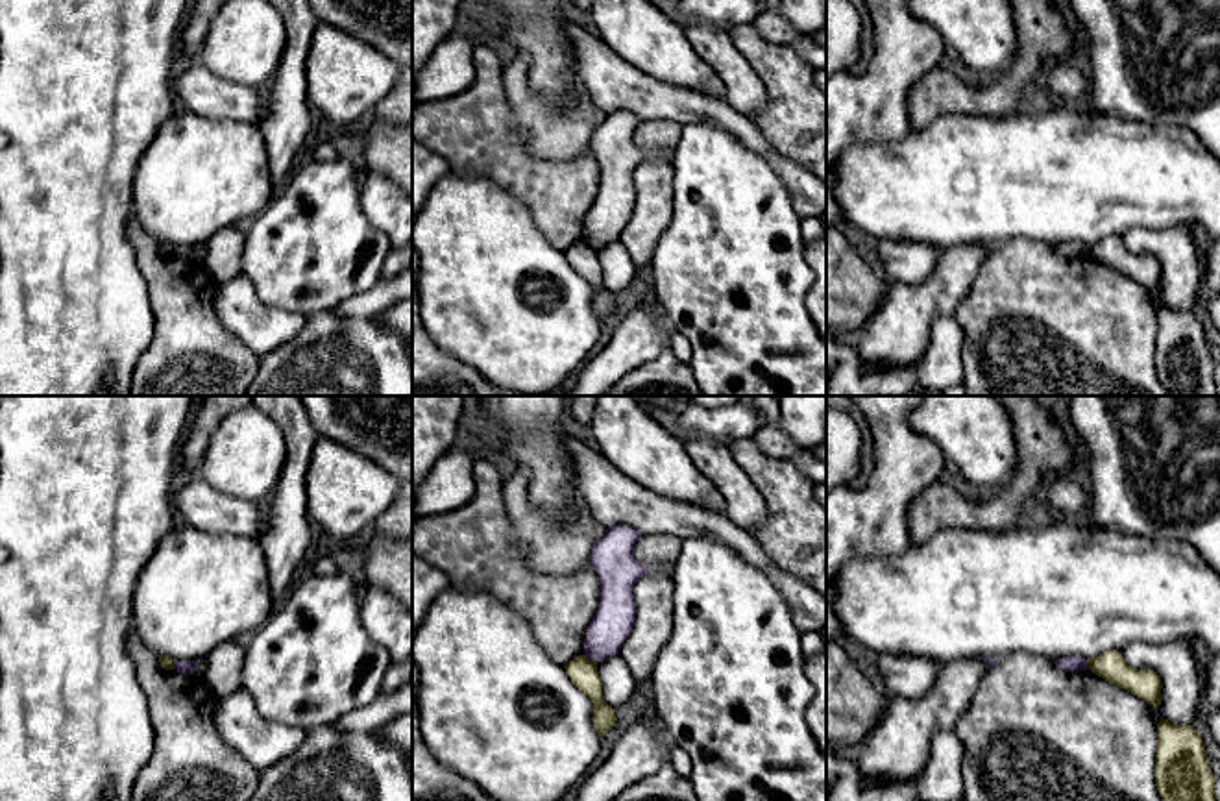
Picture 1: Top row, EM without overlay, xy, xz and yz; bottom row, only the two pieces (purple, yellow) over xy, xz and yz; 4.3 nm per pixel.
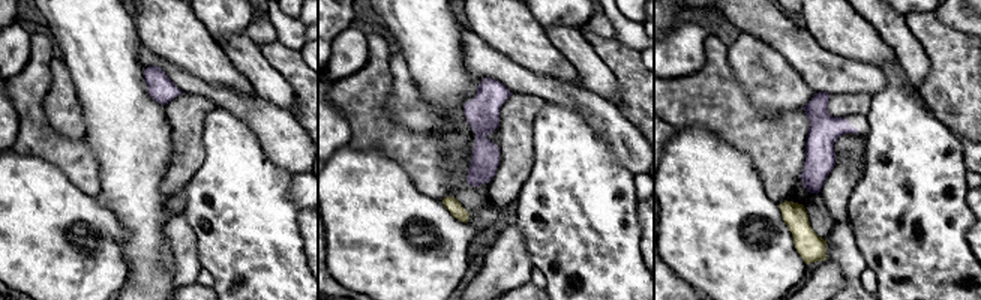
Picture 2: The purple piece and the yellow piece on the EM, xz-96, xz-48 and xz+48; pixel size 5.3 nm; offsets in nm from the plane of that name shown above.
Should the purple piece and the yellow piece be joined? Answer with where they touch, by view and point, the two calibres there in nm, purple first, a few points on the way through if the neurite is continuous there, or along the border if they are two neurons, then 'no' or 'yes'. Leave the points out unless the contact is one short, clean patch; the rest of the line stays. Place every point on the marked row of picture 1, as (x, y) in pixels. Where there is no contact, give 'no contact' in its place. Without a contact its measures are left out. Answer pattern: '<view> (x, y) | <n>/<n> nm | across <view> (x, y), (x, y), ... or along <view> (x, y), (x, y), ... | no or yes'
xz (592, 659) | 180/130 nm | along xz (585, 653), (597, 663) | no

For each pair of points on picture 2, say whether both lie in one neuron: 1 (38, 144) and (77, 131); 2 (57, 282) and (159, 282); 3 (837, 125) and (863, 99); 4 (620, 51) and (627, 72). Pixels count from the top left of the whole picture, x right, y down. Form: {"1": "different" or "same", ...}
{"1": "different", "2": "different", "3": "same", "4": "same"}

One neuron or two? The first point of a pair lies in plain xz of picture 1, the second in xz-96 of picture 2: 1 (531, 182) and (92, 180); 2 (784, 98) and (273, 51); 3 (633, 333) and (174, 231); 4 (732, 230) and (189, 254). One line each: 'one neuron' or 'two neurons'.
1: one neuron
2: one neuron
3: one neuron
4: two neurons

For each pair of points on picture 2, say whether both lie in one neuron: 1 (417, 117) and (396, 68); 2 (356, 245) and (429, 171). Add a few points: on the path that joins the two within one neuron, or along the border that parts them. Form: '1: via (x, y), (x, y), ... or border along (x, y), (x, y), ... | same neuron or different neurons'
1: via (405, 105), (402, 80) | same neuron
2: border along (392, 159), (420, 191), (441, 201) | different neurons

